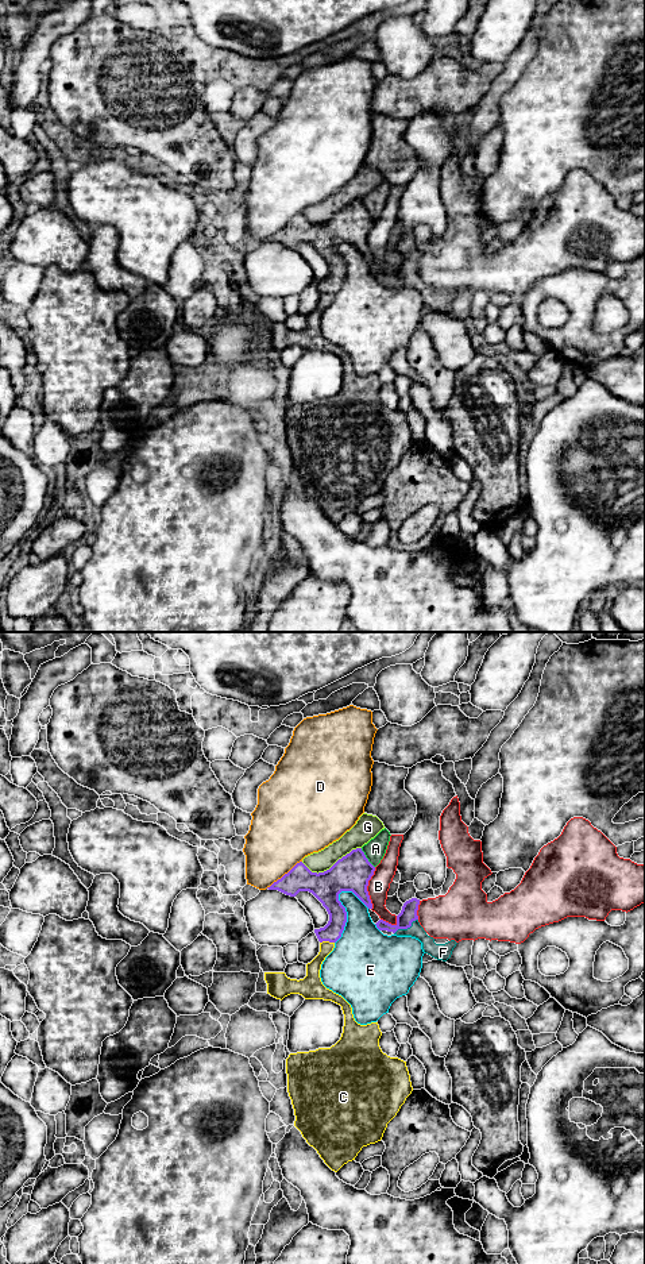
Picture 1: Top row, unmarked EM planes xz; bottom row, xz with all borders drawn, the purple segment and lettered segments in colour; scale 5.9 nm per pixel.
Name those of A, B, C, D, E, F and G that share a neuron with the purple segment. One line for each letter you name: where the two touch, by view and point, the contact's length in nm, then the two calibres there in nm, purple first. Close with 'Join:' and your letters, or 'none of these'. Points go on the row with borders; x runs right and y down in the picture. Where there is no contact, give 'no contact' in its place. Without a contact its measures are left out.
F: meets purple in xz at (406, 928); contact 170 nm long; 100 nm thick on the purple side, 100 nm on the other
Join: F

